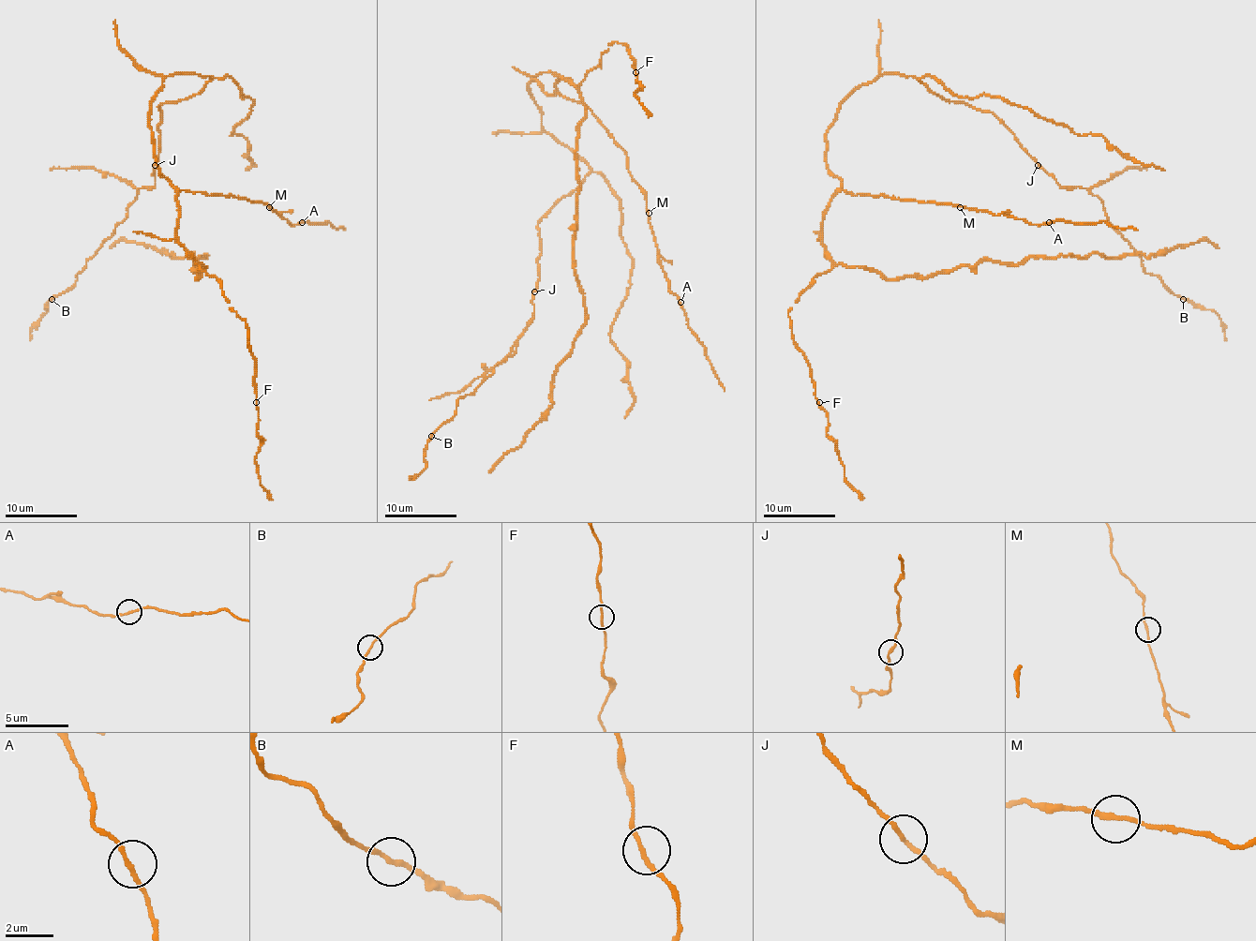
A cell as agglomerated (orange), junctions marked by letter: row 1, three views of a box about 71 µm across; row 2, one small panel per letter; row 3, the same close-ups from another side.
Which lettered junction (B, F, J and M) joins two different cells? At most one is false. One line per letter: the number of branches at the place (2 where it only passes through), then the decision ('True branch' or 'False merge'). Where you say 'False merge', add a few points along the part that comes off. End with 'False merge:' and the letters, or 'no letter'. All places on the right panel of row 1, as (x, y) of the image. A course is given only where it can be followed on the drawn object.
B: Branches: 2. True branch
F: Branches: 2. True branch
J: Branches: 2. True branch
M: Branches: 2. True branch
False merge: no letter

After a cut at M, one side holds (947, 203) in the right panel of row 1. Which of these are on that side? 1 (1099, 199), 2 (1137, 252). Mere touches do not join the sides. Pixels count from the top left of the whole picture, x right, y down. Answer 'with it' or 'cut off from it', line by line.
1: with it
2: with it

